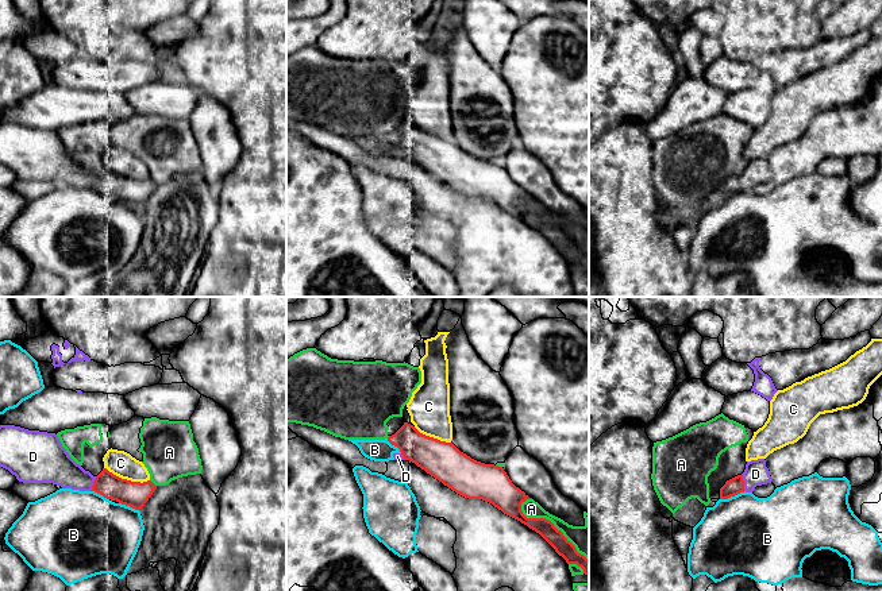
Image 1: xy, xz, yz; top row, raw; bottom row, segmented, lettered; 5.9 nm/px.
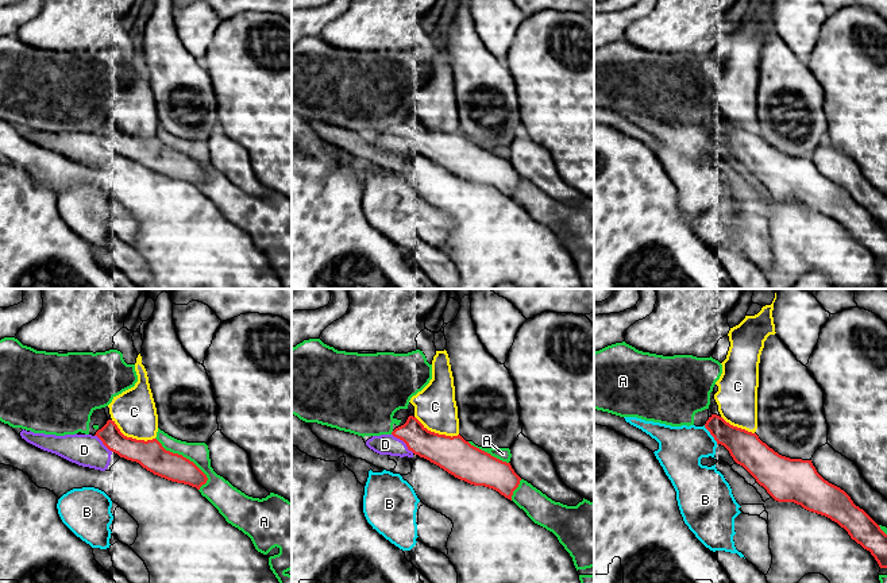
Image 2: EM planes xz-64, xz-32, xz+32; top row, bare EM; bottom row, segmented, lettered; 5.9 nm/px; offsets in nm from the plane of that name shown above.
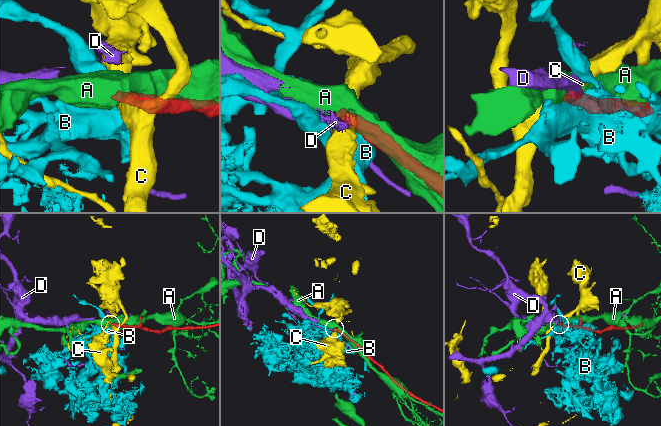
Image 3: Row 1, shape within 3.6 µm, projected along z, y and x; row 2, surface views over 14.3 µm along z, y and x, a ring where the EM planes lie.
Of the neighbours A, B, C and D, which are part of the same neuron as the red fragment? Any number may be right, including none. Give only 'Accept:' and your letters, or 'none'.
Accept: D

